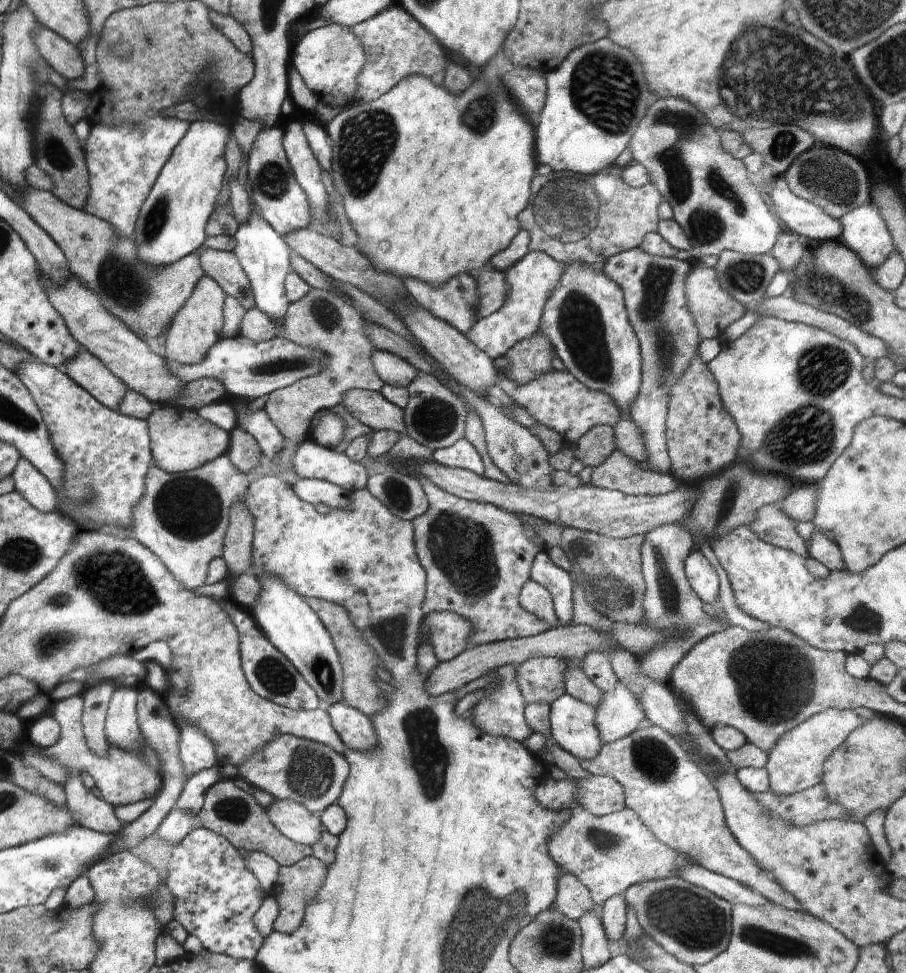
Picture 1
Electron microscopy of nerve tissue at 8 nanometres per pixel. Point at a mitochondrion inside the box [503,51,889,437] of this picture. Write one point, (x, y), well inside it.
(699, 196)

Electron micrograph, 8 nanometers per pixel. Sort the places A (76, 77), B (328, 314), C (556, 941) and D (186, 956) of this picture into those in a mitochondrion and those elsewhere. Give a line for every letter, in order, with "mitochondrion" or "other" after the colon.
A: other
B: mitochondrion
C: mitochondrion
D: other

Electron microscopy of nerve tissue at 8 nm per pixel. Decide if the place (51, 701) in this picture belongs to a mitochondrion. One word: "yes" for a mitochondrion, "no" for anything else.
no

